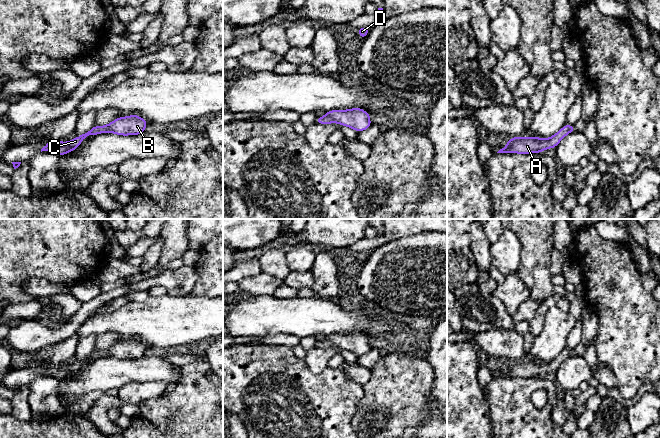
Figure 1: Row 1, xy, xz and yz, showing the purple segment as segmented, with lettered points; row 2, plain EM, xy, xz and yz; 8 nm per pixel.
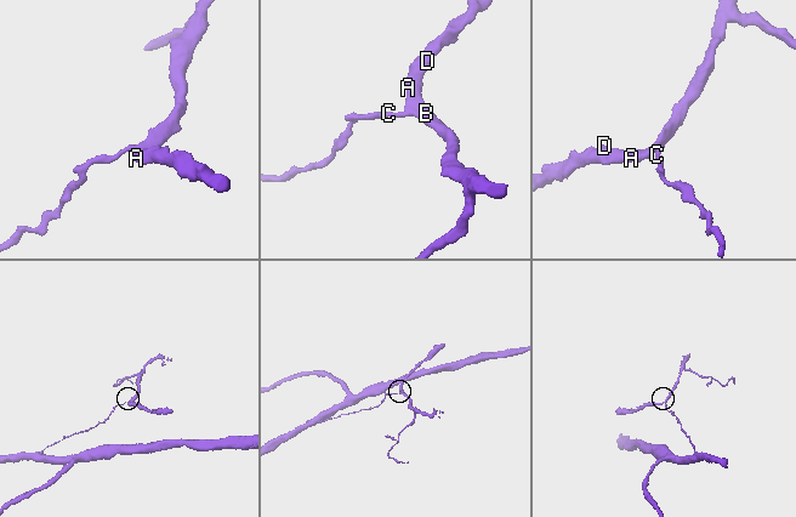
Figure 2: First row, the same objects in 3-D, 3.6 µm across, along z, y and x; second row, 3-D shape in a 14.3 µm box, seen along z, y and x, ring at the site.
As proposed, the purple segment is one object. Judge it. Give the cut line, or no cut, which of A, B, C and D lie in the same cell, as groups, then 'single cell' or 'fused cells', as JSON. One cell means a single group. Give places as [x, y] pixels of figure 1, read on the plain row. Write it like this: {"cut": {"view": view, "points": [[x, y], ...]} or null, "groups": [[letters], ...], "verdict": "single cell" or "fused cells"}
{"cut": {"view": "xz", "points": [[326, 339], [334, 345]]}, "groups": [["A", "B", "D"], ["C"]], "verdict": "fused cells"}

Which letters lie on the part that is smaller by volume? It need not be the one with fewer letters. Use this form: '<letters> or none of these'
A, B, D

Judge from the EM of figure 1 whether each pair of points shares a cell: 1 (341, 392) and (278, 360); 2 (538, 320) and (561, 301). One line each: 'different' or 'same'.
1: same
2: same

